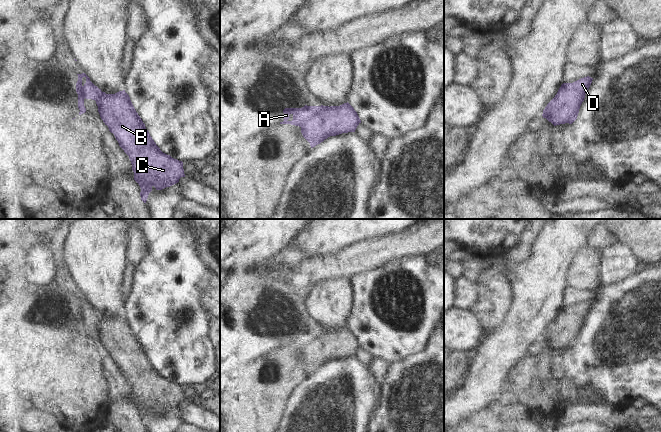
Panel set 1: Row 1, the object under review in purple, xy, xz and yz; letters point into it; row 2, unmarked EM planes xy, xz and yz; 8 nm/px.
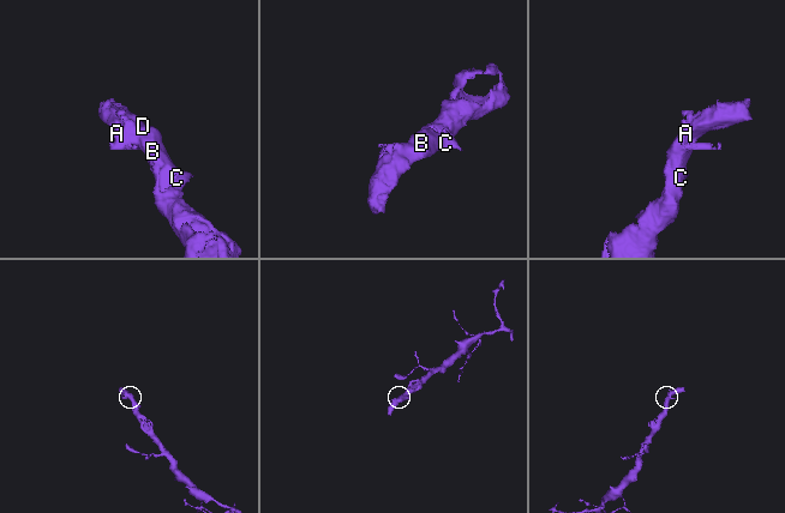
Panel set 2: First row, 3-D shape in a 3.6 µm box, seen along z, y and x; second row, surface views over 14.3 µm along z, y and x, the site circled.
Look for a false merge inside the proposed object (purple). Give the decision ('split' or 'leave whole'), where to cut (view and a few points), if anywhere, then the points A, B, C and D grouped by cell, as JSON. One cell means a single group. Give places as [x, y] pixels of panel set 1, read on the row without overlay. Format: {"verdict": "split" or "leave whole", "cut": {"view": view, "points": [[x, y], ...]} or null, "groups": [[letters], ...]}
{"verdict": "leave whole", "cut": null, "groups": [["A", "B", "C", "D"]]}

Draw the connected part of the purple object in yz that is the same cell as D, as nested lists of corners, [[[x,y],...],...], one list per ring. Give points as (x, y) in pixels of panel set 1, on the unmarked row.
[[[587,300],[573,307],[563,307],[555,321],[543,334],[543,342],[554,350],[572,348],[577,343],[580,330],[592,304],[593,302]]]

